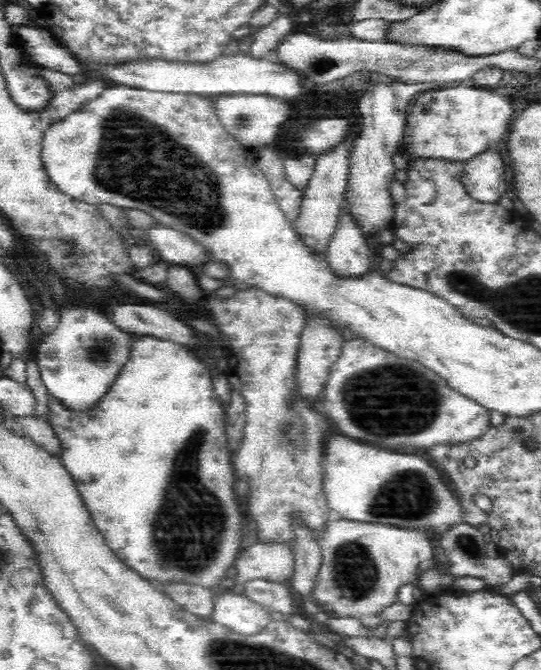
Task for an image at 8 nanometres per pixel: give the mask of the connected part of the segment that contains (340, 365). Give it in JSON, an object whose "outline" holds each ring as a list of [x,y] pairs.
{"outline":[[[356,337],[354,340],[345,342],[338,360],[330,369],[329,378],[322,389],[320,401],[322,402],[322,408],[324,408],[324,416],[327,419],[332,418],[338,424],[338,432],[342,432],[342,436],[350,436],[354,440],[370,440],[370,444],[382,444],[382,449],[392,448],[396,450],[396,448],[400,448],[402,452],[418,452],[418,448],[434,448],[436,444],[470,443],[479,439],[492,426],[490,423],[491,412],[488,409],[481,406],[473,398],[464,396],[461,392],[454,390],[437,372],[417,360],[398,356],[390,349],[379,348],[378,345],[374,345],[373,342],[364,337]]]}

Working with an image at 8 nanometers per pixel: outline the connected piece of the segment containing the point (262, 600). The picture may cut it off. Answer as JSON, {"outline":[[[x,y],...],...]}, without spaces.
{"outline":[[[264,579],[249,580],[243,585],[246,588],[243,594],[269,613],[276,611],[288,617],[296,614],[296,604],[285,585]]]}

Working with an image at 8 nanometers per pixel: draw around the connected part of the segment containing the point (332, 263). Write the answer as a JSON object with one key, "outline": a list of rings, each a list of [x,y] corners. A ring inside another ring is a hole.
{"outline":[[[339,219],[337,231],[326,249],[327,268],[337,280],[352,282],[372,272],[368,243],[362,239],[362,233],[358,227],[354,227],[354,223],[350,223],[350,219]]]}

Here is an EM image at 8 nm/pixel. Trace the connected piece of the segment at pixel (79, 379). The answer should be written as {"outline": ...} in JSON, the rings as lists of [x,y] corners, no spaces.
{"outline":[[[82,308],[64,310],[57,326],[50,335],[40,334],[33,358],[49,394],[60,398],[70,409],[88,409],[106,394],[122,364],[126,364],[130,336],[112,325],[109,314]]]}

